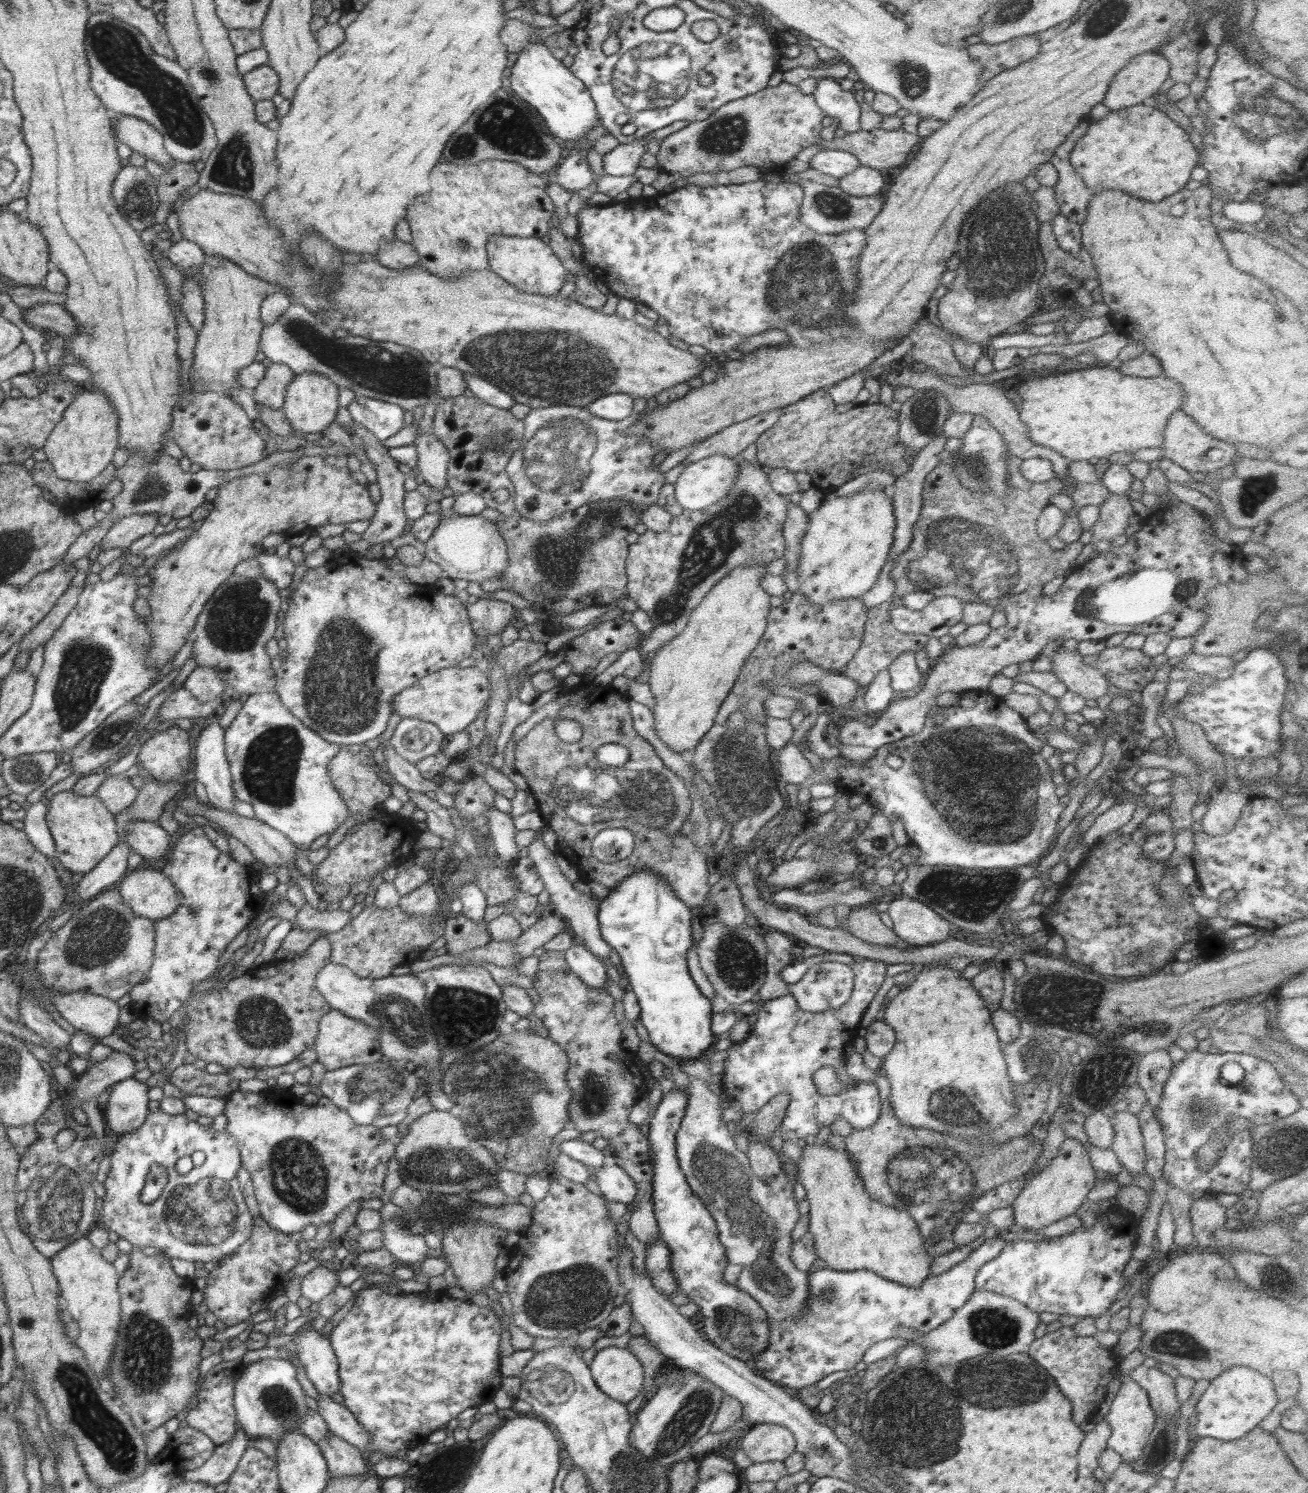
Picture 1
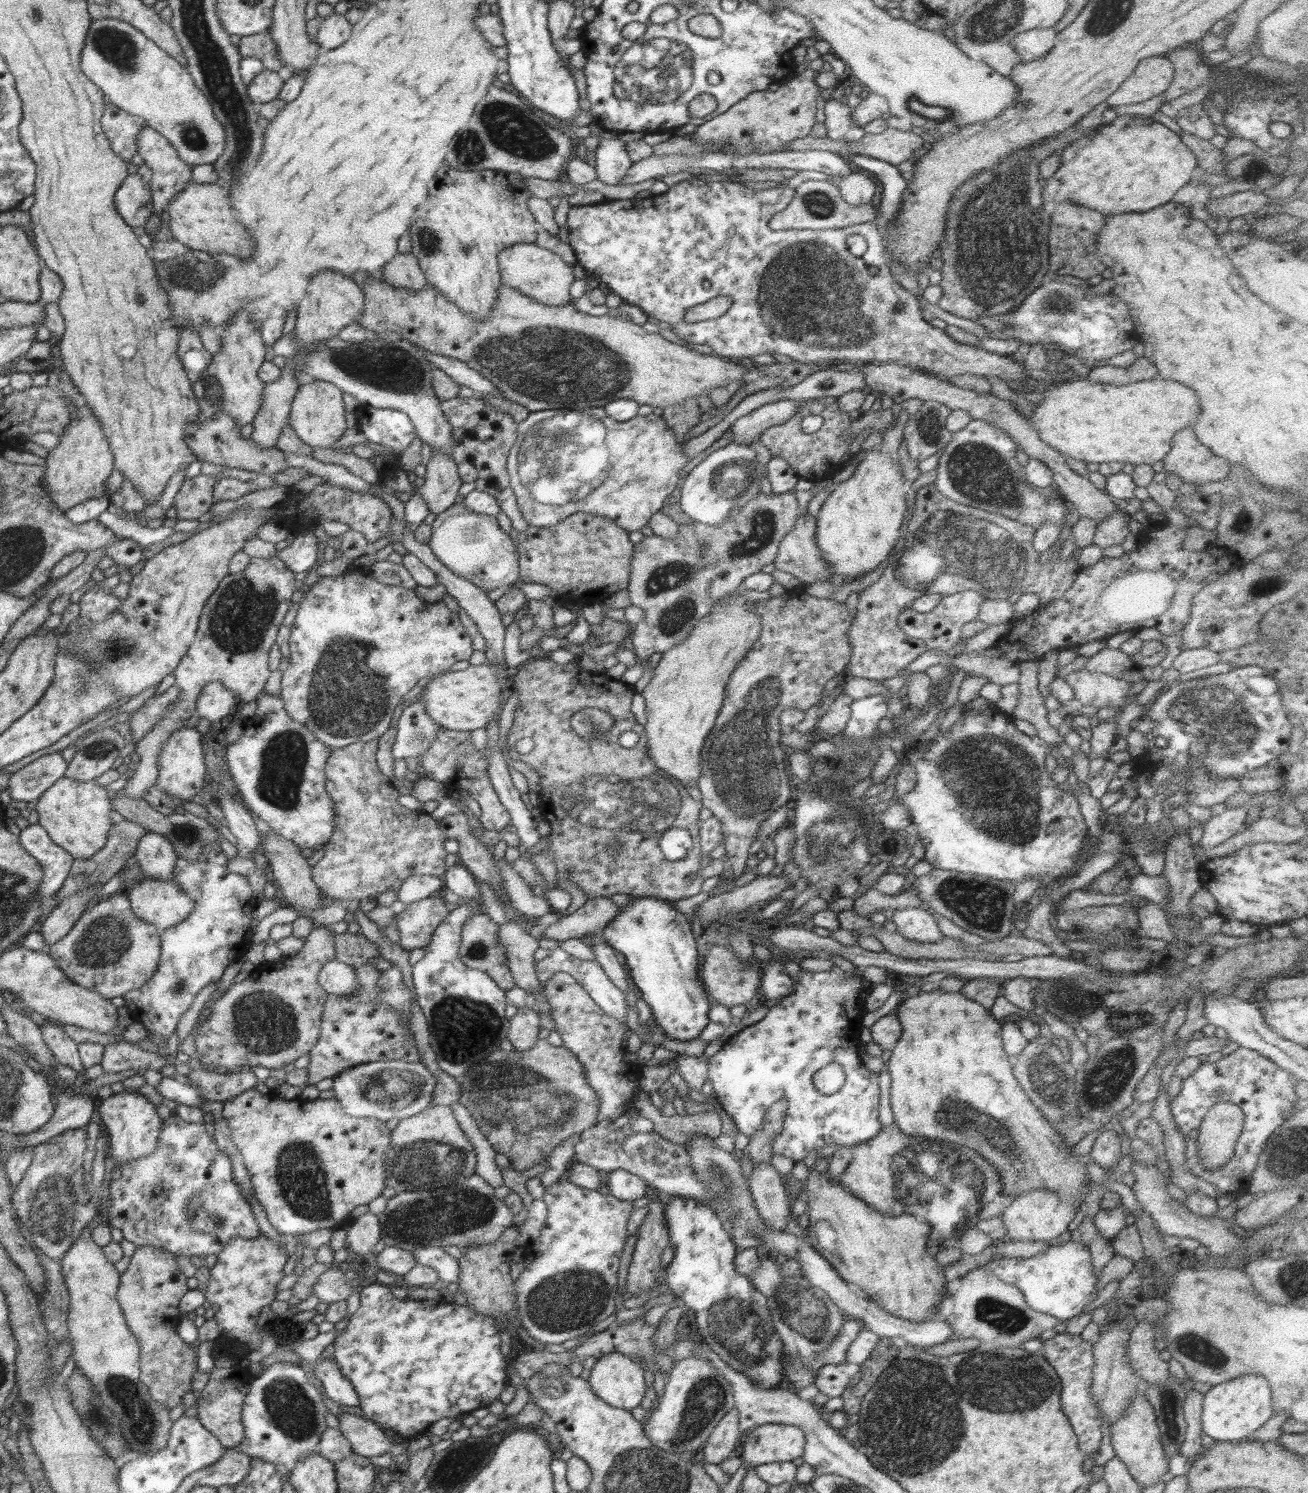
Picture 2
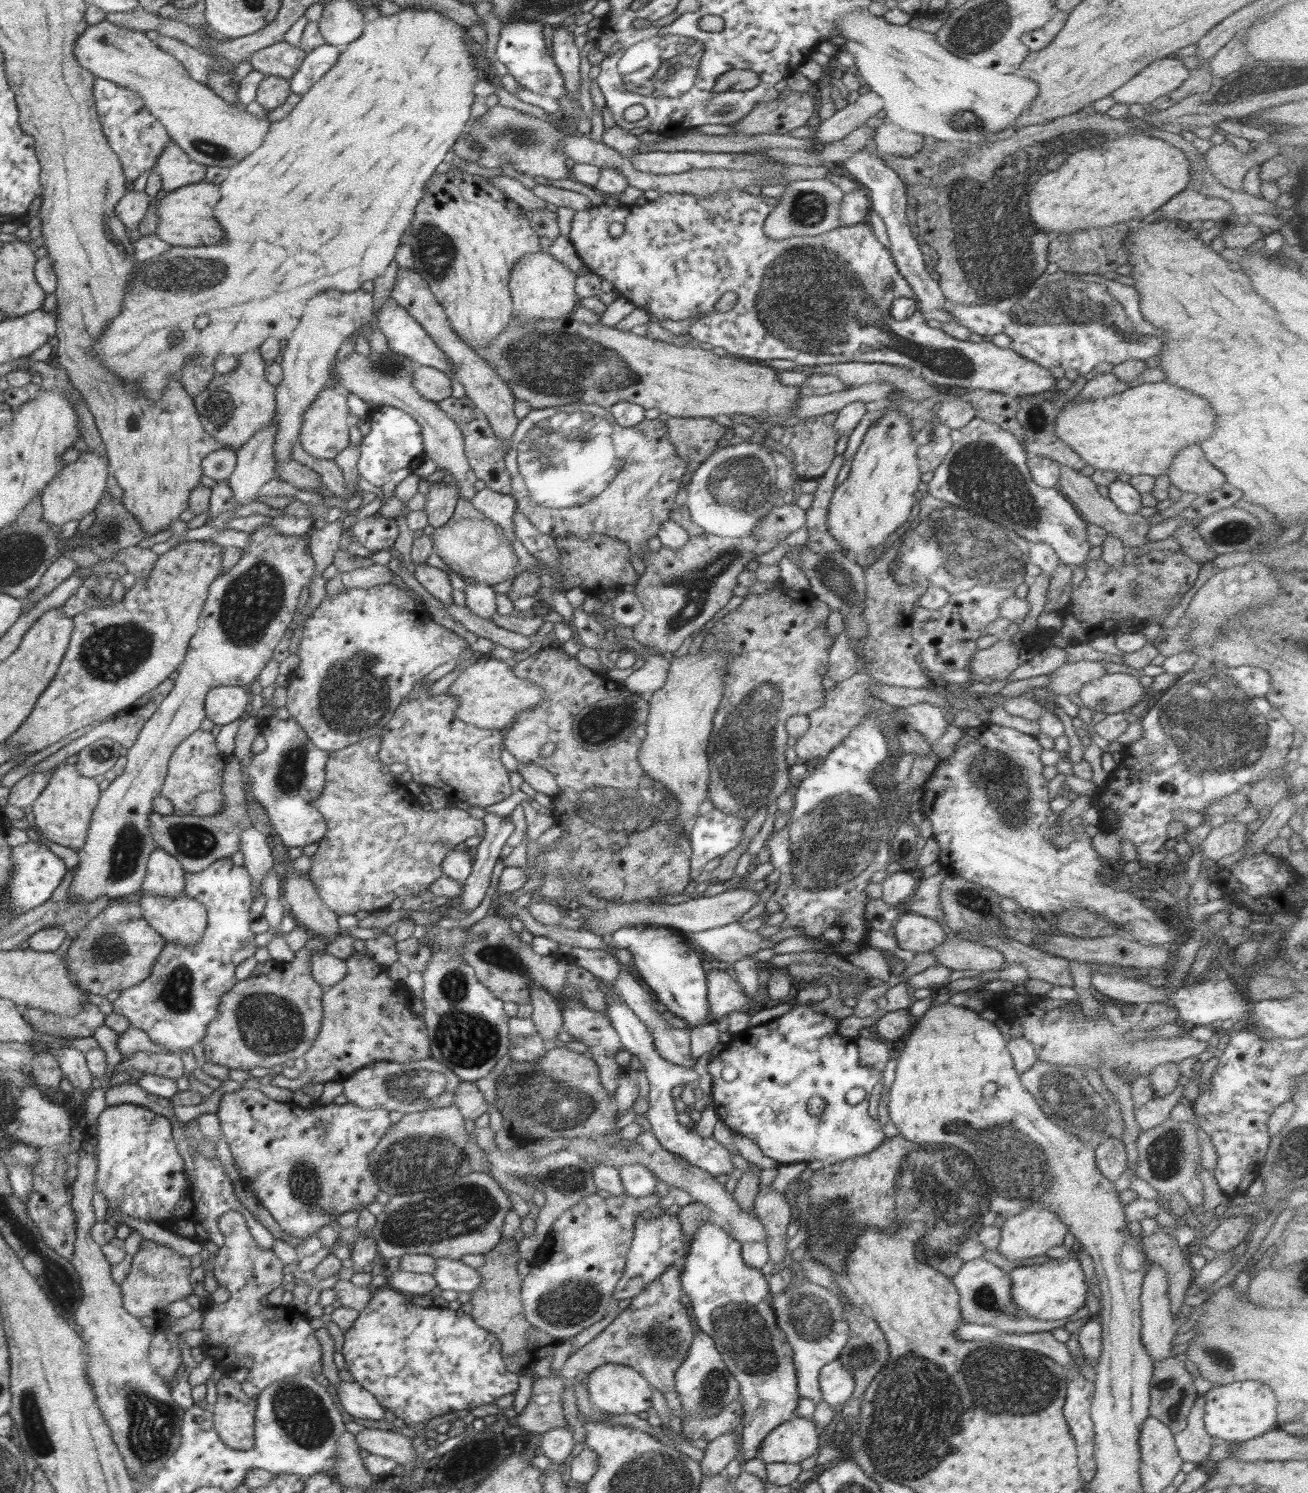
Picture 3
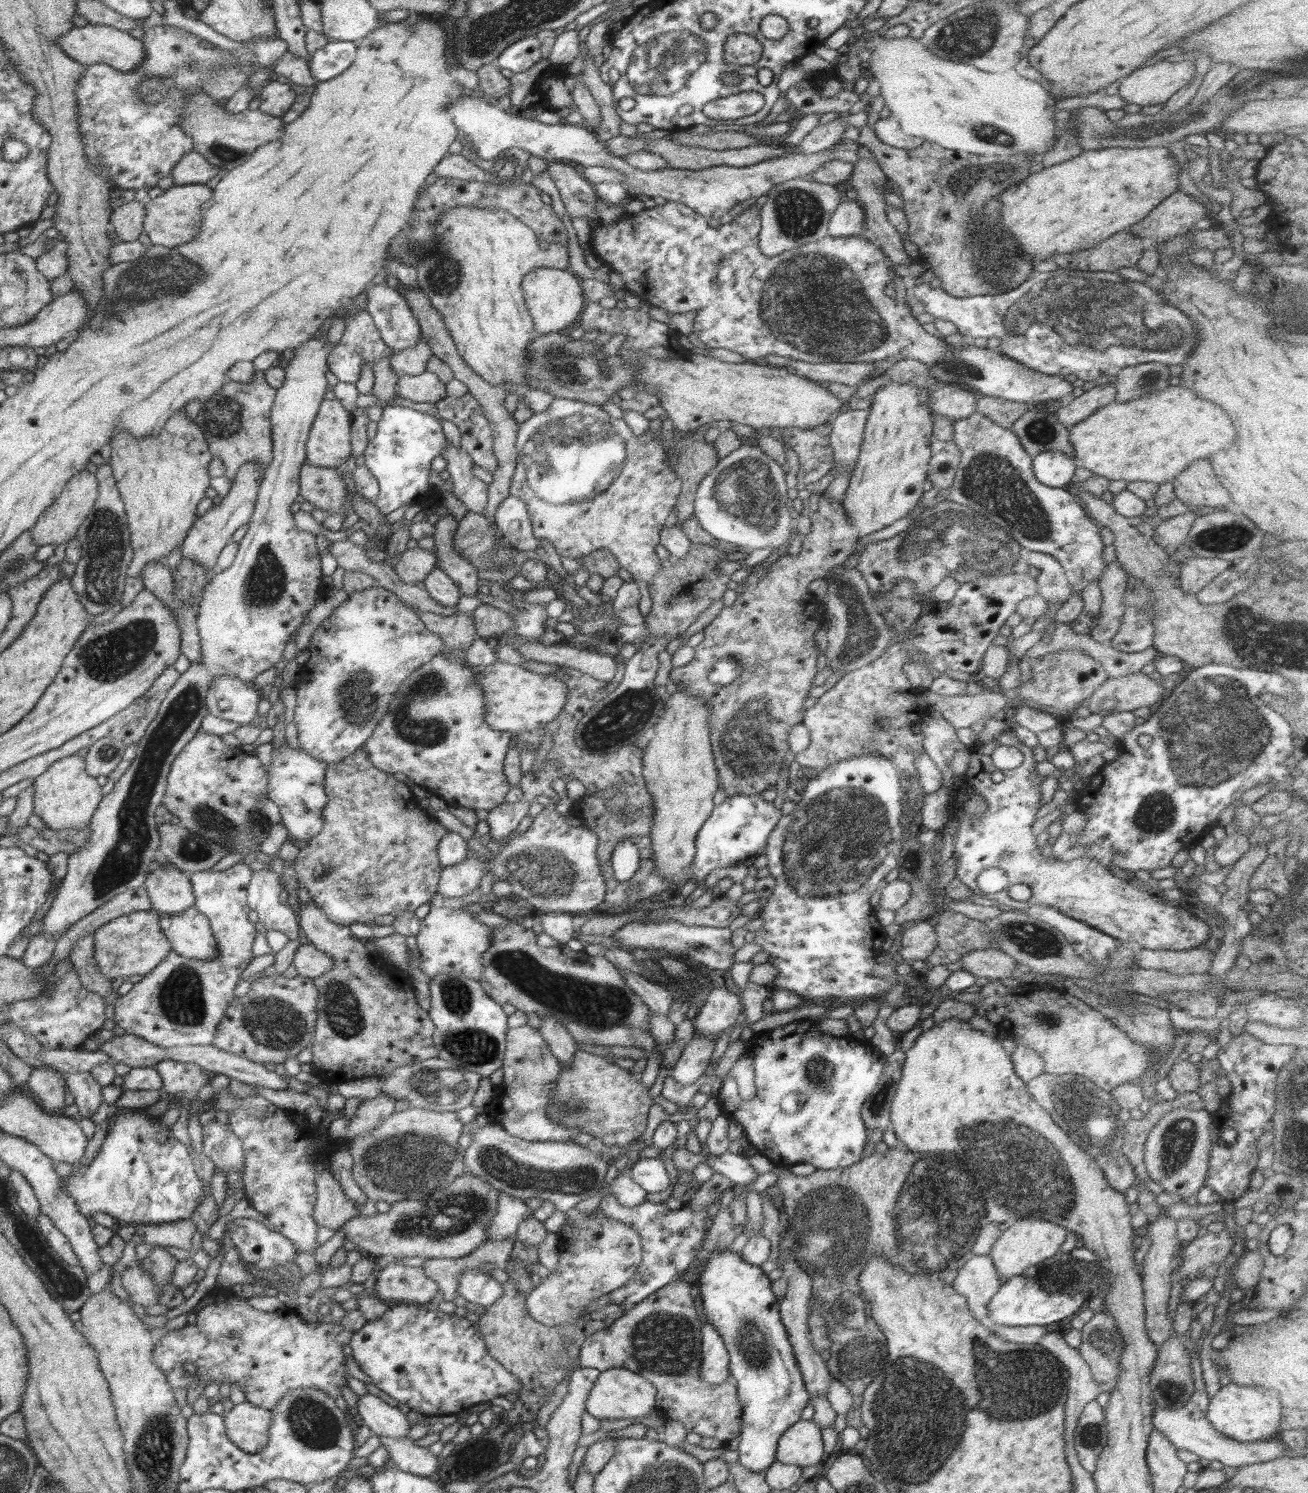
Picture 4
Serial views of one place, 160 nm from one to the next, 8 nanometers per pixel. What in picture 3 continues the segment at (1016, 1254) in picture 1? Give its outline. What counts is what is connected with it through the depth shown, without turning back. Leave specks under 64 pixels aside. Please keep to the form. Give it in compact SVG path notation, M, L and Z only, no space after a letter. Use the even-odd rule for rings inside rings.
M1076 1257L1052 1259L1043 1264L1020 1265L1008 1272L1013 1303L1040 1320L1060 1320L1078 1312L1086 1302L1089 1286Z

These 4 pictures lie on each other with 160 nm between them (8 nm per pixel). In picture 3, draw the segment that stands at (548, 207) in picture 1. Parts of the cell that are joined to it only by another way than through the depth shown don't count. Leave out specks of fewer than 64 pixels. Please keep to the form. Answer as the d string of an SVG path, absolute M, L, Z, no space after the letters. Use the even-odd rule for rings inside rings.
M460 168L444 174L435 173L427 182L425 194L416 206L408 242L414 253L414 272L420 274L435 299L444 307L456 334L476 353L489 345L497 334L504 332L506 325L514 318L513 300L507 285L514 264L524 254L541 251L540 237L532 230L522 209L490 183L484 177L474 176Z

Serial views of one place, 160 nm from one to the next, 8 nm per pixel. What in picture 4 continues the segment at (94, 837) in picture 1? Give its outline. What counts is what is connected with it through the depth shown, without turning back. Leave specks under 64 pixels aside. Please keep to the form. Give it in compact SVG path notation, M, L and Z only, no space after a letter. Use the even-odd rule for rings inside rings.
M77 755L66 756L51 764L48 770L35 778L32 786L33 814L40 816L52 830L80 830L89 826L92 815L104 795L96 778L86 772L84 758Z

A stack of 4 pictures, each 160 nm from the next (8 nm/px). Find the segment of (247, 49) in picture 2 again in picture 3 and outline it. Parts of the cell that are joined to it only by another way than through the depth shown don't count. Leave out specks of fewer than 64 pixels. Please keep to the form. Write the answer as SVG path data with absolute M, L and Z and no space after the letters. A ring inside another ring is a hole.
M284 40L253 52L249 62L262 74L290 79L307 53Z

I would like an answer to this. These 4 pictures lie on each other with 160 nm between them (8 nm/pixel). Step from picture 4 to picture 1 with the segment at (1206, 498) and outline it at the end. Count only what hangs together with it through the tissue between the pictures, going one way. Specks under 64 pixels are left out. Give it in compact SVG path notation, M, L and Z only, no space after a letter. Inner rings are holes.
M1176 410L1176 414L1170 416L1164 429L1163 456L1182 466L1190 472L1217 472L1219 468L1234 463L1239 457L1236 448L1228 442L1214 438L1209 435L1201 426L1188 418L1182 410Z

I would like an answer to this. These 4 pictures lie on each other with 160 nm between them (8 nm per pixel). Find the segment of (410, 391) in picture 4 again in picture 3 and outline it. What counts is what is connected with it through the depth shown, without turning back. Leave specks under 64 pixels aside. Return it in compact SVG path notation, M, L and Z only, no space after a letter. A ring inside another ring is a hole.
M422 366L414 371L413 387L426 400L440 403L452 394L452 379L446 373L431 366Z

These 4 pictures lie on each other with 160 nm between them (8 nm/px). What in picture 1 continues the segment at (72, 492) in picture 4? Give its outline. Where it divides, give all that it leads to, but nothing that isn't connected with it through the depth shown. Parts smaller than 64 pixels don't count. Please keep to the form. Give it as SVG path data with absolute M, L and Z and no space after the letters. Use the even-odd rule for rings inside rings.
M85 387L66 408L62 419L49 434L42 450L62 480L90 482L110 464L119 448L118 416L109 398L100 391Z

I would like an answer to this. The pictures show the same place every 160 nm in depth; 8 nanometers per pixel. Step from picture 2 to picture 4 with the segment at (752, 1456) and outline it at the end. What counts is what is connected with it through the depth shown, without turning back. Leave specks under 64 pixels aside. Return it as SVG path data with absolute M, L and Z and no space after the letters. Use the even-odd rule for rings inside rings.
M804 1419L789 1426L778 1439L776 1460L802 1468L824 1460L821 1429L813 1420Z

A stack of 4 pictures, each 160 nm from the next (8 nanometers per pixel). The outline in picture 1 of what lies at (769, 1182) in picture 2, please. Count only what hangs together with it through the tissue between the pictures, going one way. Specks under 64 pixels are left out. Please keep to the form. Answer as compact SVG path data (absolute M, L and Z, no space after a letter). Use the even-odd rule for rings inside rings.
M747 1134L750 1142L746 1156L749 1160L754 1176L760 1177L763 1181L770 1180L782 1173L782 1159L777 1152L765 1142L758 1142L751 1134Z

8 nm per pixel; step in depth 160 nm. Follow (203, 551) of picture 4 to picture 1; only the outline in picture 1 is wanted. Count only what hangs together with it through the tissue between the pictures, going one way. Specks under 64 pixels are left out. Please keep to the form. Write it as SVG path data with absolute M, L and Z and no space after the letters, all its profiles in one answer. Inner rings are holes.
M271 363L266 367L264 378L253 390L254 400L270 410L283 410L284 395L294 373L289 366L282 363Z

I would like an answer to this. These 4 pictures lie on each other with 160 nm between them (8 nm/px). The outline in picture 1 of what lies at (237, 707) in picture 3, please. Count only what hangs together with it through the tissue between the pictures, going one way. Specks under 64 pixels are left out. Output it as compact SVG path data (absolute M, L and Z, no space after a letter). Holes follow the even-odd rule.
M197 667L193 672L190 672L190 676L183 684L185 690L188 690L203 703L222 696L225 690L225 683L212 668Z

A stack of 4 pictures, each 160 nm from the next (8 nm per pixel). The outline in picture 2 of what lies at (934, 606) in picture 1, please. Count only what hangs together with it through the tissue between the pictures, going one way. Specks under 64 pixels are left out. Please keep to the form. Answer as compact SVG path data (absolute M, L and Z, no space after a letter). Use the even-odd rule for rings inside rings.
M964 590L947 597L942 597L942 602L932 612L926 612L926 614L916 612L912 608L904 610L898 616L898 627L906 635L923 641L928 650L938 650L942 656L956 657L963 652L962 640L964 639L961 634L962 626L968 622L978 620L982 602L986 602L983 594L975 590Z

